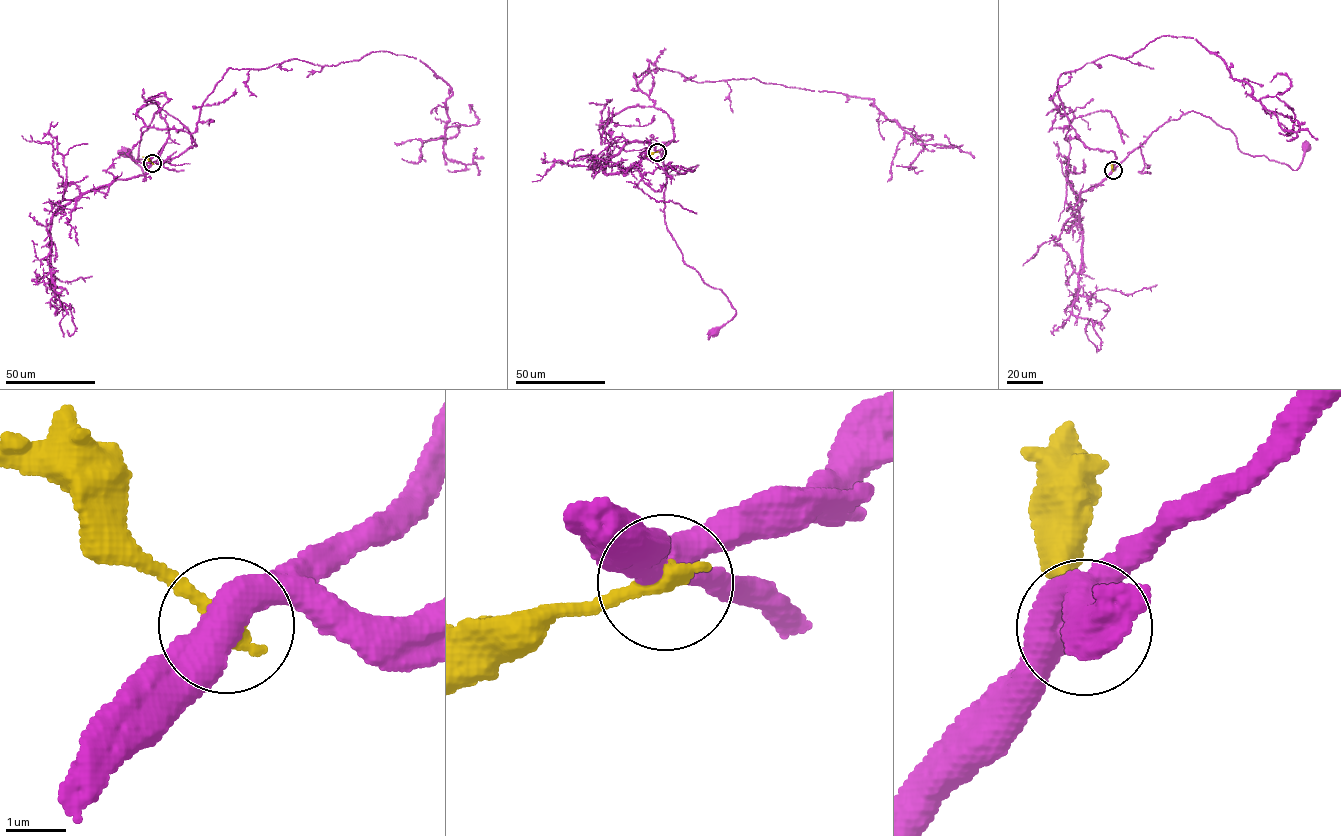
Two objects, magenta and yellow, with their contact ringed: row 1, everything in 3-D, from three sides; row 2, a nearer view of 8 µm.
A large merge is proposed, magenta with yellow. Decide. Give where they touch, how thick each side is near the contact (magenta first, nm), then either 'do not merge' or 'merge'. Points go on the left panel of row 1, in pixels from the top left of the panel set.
place (152, 163); calibres 600 and 320 nm; do not merge

